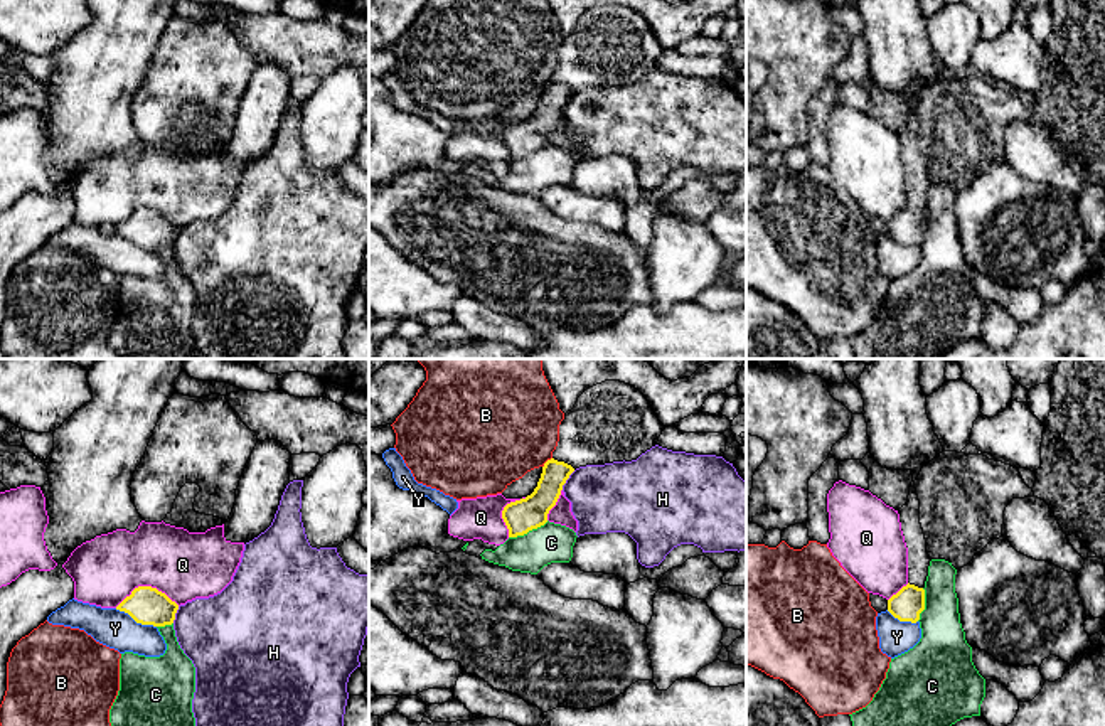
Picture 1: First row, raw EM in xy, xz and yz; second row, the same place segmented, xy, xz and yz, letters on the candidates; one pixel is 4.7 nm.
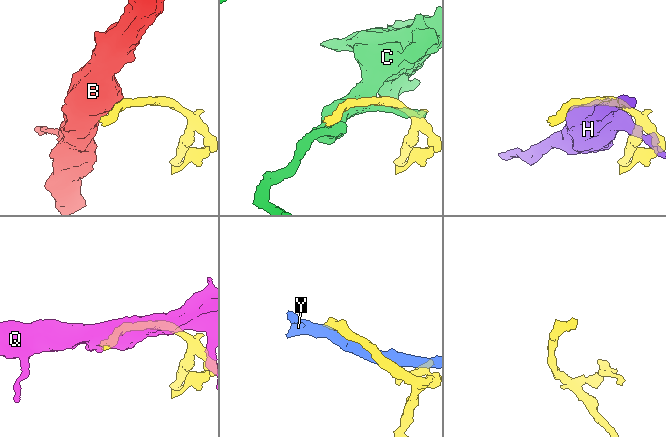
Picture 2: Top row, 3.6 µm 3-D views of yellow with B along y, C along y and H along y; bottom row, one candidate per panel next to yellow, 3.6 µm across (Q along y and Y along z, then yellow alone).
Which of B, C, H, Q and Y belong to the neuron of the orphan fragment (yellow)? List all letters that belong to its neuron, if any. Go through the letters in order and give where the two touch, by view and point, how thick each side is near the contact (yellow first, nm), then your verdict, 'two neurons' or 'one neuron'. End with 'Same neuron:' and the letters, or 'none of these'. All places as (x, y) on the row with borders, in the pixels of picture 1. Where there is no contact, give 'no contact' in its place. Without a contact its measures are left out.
B: contact xz (546, 462); calibres 150 and 480 nm; two neurons
C: contact xz (528, 531); calibres 160 and 190 nm; two neurons
H: contact xz (566, 479); calibres 160 and 340 nm; two neurons
Q: contact xy (147, 587); calibres 180 and 320 nm; two neurons
Y: contact xy (135, 620); calibres 180 and 180 nm; two neurons
Same neuron: none of these

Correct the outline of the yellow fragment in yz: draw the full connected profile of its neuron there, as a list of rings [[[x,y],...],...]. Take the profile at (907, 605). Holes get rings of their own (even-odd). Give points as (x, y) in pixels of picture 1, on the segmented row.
[[[878,359],[866,366],[854,384],[864,399],[869,453],[888,470],[910,470],[908,502],[898,510],[908,547],[908,585],[888,600],[888,611],[899,622],[916,623],[925,610],[925,581],[930,556],[920,524],[915,480],[923,465],[943,451],[926,414],[920,386],[920,359]]]

